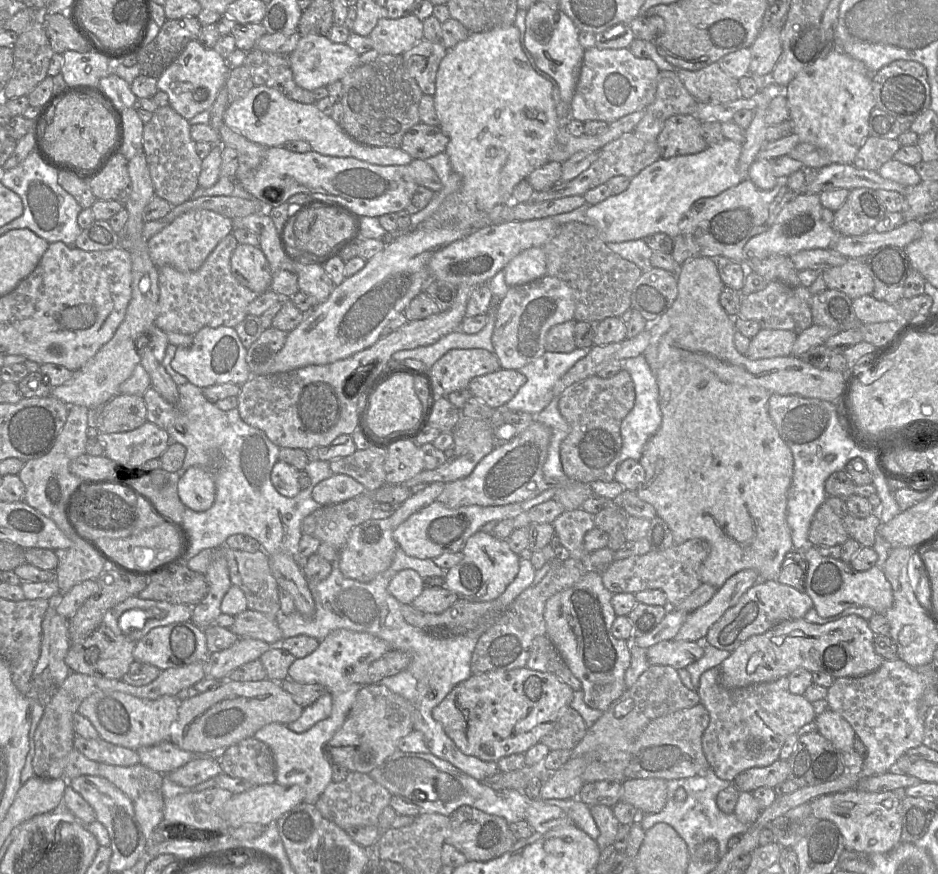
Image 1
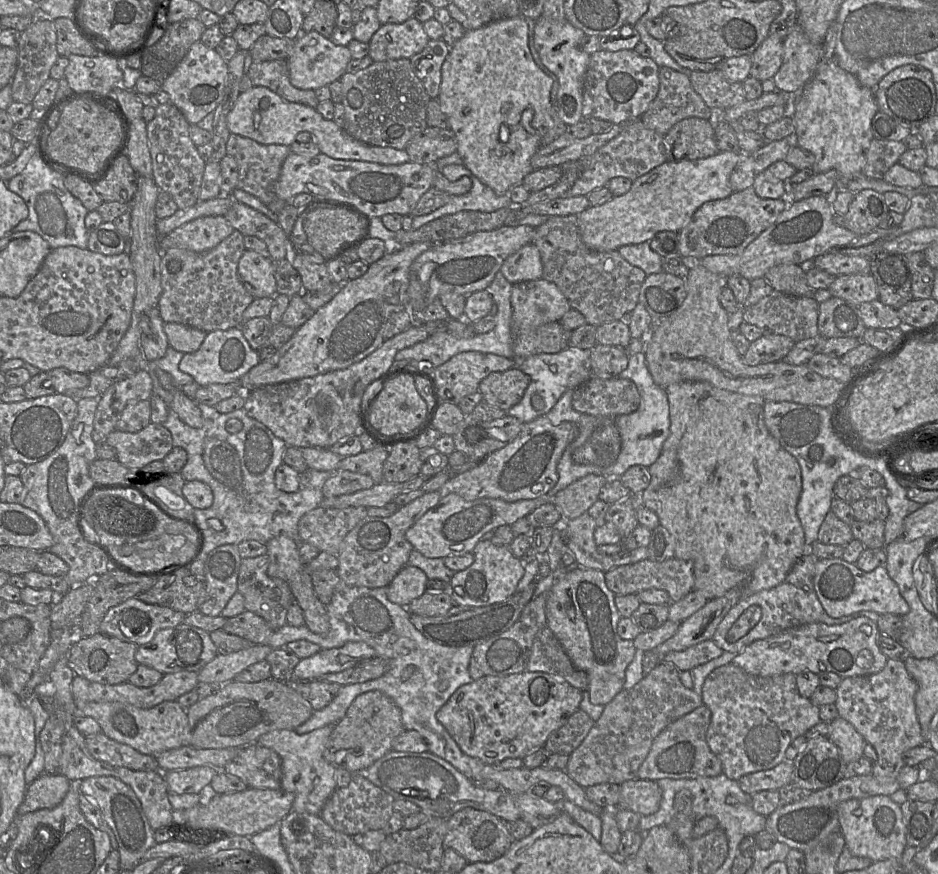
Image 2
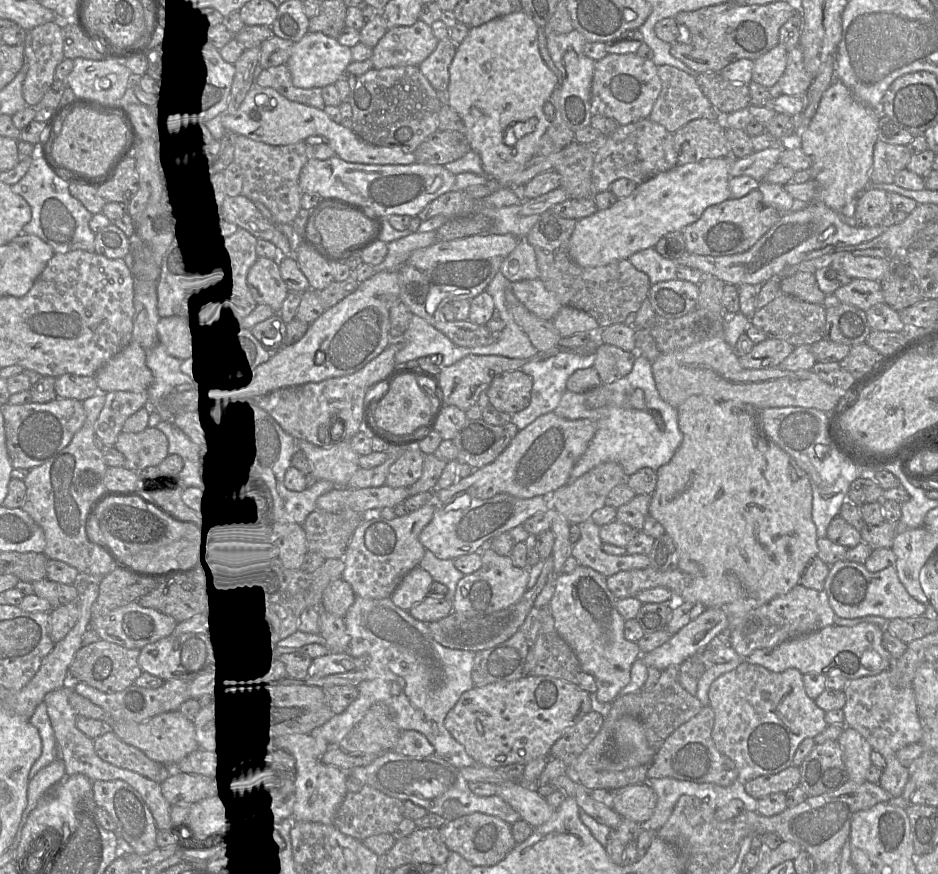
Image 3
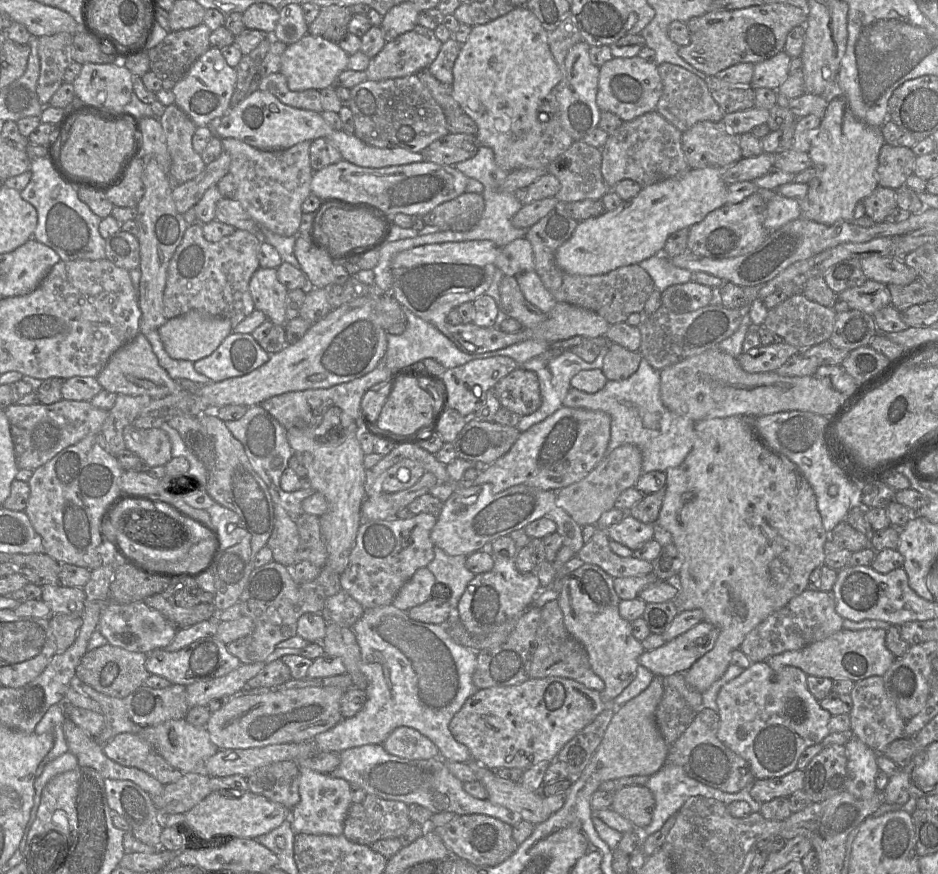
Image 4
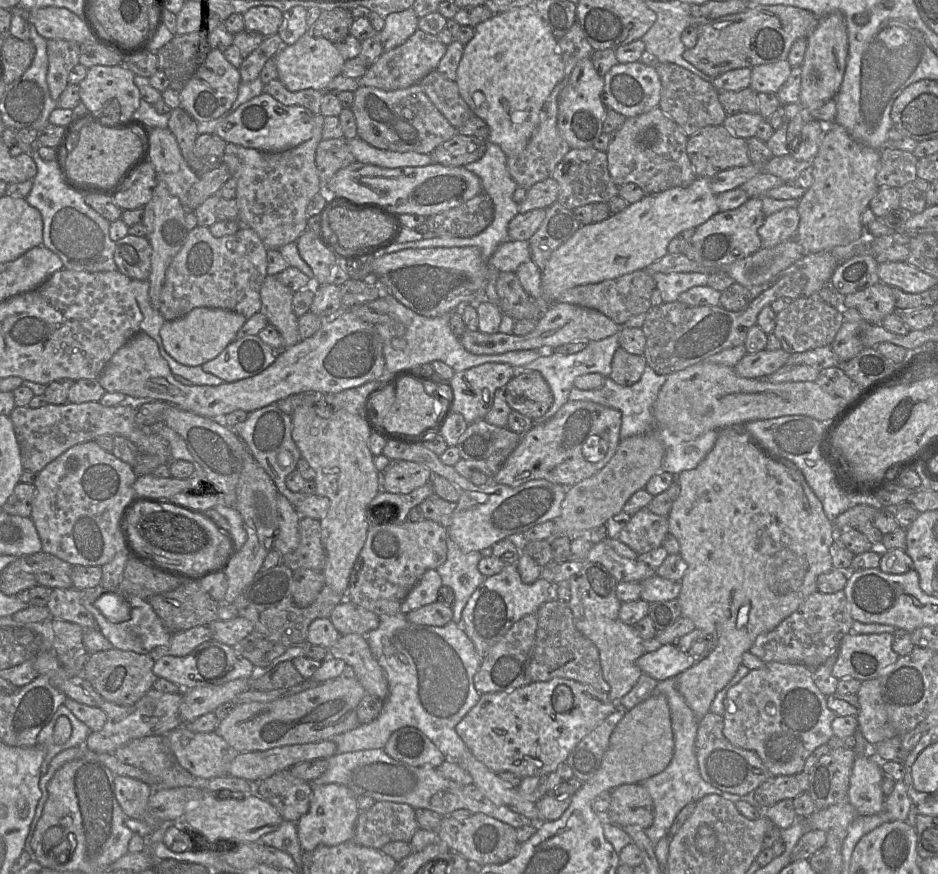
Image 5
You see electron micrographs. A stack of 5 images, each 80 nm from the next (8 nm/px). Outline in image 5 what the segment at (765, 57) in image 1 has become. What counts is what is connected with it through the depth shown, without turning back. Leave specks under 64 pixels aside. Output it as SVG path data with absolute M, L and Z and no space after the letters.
M788 60L758 65L751 69L750 87L757 93L777 93L791 73Z

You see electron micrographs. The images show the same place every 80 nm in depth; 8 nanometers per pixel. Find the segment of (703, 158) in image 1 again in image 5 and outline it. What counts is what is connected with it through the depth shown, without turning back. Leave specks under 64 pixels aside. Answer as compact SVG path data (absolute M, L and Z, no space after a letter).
M697 177L686 187L675 187L656 194L645 195L640 201L629 204L623 211L612 214L603 221L581 225L552 253L545 268L541 271L542 295L540 301L535 301L536 305L541 310L545 310L556 302L561 293L570 288L599 283L645 269L668 254L668 244L676 235L684 230L698 227L719 211L717 195L710 187L710 178Z

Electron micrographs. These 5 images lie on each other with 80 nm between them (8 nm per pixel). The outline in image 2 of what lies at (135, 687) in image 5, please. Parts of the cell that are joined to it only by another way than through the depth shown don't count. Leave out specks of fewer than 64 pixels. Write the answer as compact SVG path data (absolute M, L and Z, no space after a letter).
M98 632L91 636L77 639L68 651L67 665L75 676L100 684L116 685L128 682L129 677L137 670L135 653L138 646Z

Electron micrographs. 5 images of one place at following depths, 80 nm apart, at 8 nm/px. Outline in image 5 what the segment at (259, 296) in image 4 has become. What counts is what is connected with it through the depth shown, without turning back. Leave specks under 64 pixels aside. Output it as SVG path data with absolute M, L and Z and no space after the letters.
M267 275L260 289L260 312L280 333L284 347L301 341L298 332L298 317L292 308L293 292L283 285L276 276Z

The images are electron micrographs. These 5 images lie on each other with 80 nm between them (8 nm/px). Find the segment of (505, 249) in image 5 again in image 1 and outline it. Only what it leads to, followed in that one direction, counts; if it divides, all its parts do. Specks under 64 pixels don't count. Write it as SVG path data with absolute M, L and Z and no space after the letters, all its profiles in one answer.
M531 247L514 257L503 268L509 287L527 284L546 274L546 256L542 247Z

